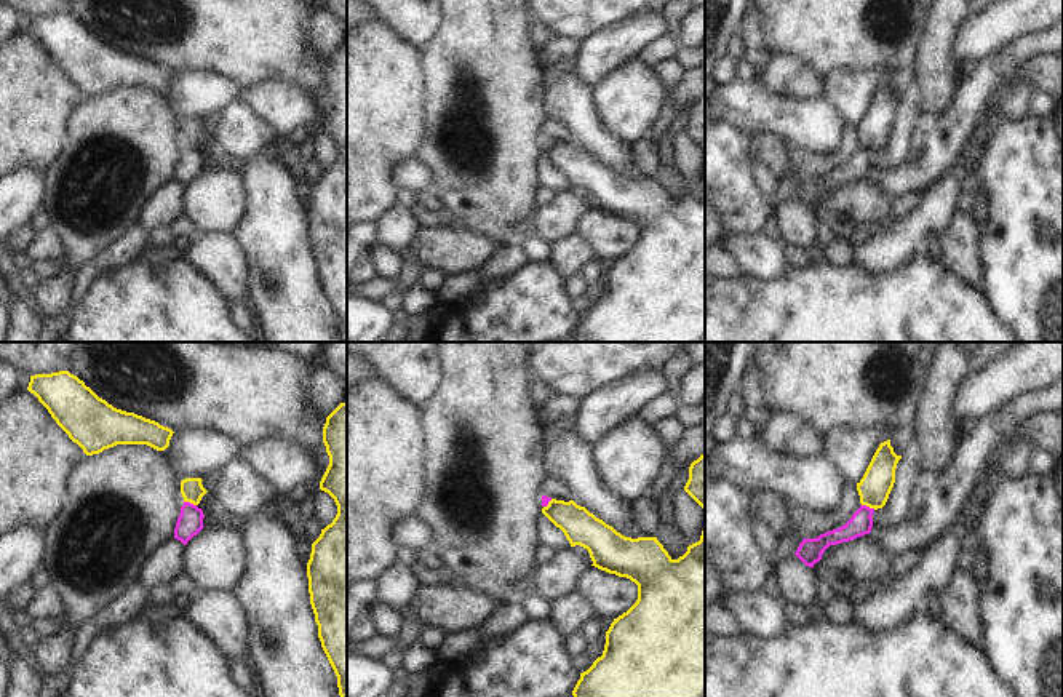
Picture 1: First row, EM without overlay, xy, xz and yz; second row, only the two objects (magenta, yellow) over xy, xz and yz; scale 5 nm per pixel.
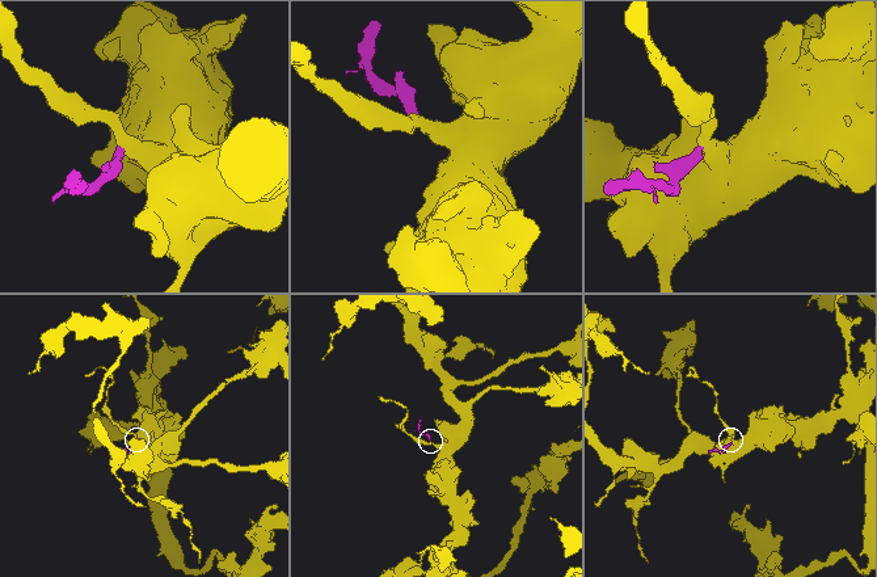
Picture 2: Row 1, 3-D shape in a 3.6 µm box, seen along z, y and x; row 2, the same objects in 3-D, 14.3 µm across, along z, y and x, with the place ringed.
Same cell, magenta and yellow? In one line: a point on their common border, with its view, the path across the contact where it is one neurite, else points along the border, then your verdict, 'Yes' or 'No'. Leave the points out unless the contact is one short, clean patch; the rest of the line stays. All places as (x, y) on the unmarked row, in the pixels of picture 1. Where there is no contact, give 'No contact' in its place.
Touches magenta at yz (868, 149). Boundary: yz (862, 146), (875, 151). No

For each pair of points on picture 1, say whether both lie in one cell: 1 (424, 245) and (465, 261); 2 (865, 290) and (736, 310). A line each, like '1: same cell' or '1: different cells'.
1: same cell
2: same cell

